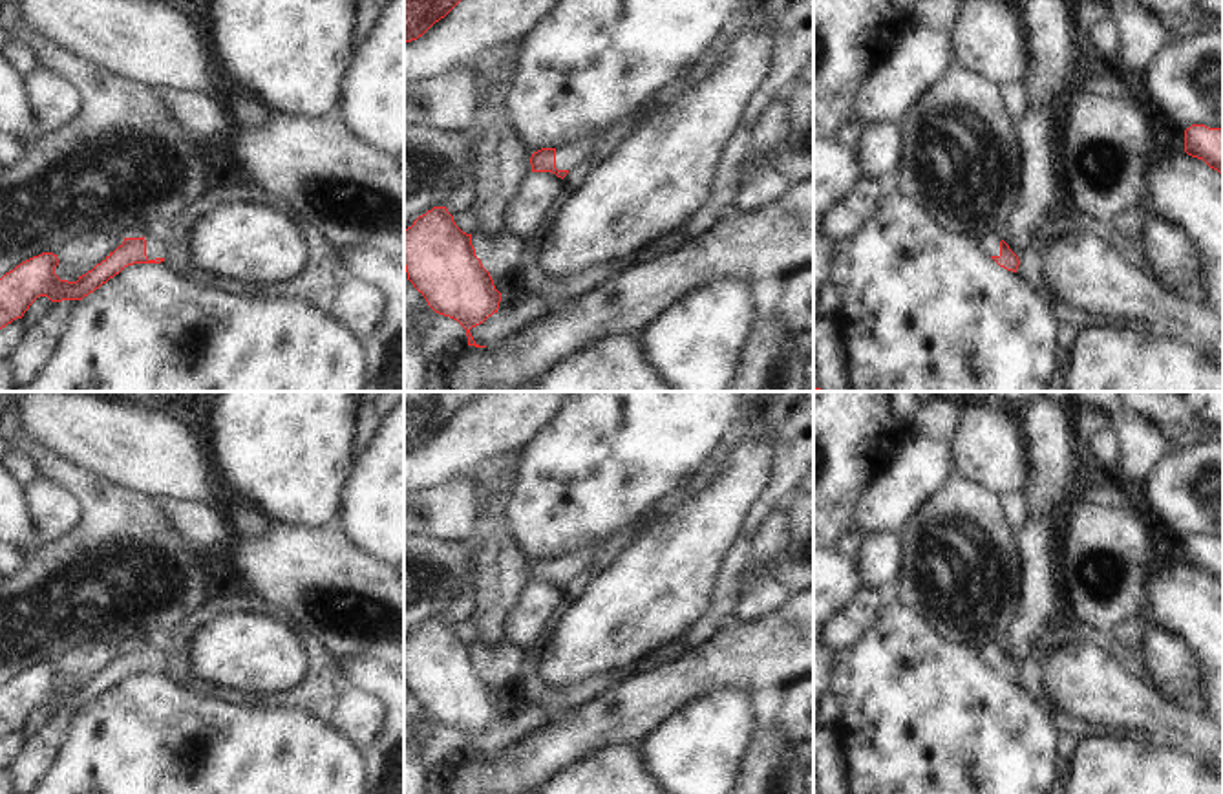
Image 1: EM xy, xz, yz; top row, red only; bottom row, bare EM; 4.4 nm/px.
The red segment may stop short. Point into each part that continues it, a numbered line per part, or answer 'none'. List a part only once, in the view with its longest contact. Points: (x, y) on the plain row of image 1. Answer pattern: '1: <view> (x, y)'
1: xy (156, 657)

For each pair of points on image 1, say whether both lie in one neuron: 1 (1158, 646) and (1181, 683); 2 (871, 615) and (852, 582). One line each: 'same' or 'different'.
1: same
2: different

